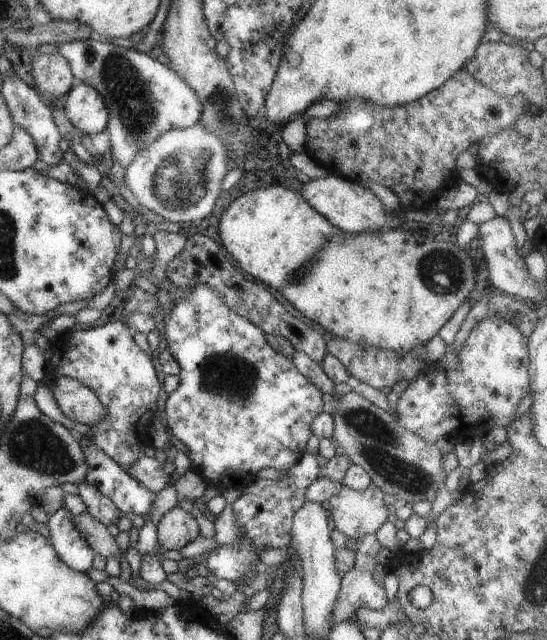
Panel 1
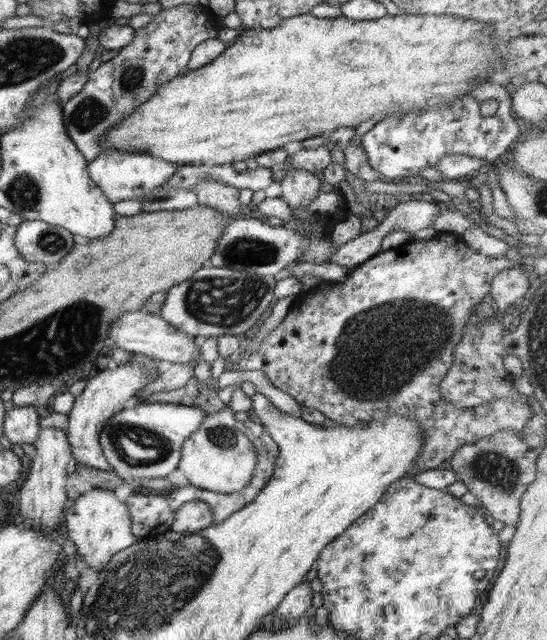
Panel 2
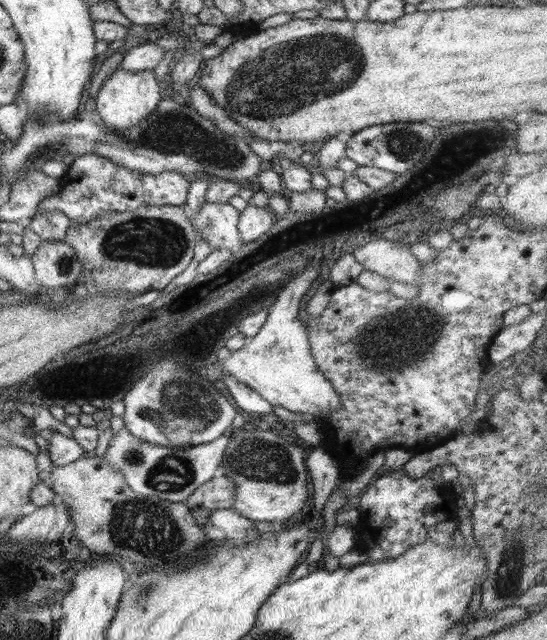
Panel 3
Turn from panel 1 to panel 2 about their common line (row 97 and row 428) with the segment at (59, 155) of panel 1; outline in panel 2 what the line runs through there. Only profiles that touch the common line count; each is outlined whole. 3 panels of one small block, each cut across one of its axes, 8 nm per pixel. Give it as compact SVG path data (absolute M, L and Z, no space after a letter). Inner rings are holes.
M19 406L6 412L4 417L4 434L13 444L34 444L42 426L35 406Z

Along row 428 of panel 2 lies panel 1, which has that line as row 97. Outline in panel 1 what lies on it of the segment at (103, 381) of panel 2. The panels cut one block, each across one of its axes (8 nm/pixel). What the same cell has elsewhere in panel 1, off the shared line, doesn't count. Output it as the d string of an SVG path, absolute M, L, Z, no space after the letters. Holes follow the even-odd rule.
M76 82L66 94L63 109L82 135L106 131L110 115L104 99L92 86Z

